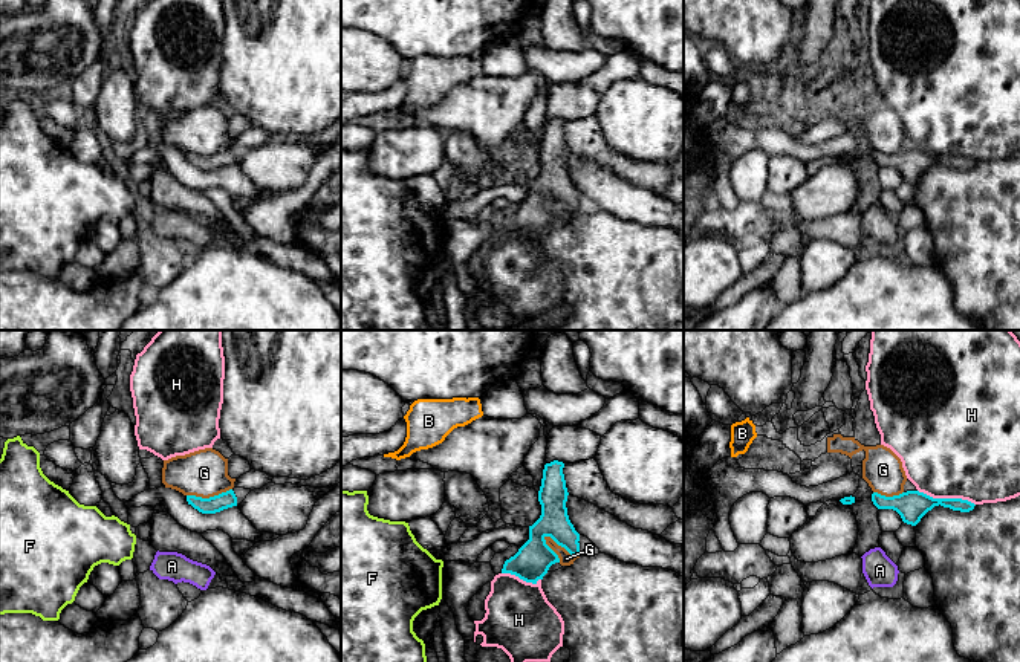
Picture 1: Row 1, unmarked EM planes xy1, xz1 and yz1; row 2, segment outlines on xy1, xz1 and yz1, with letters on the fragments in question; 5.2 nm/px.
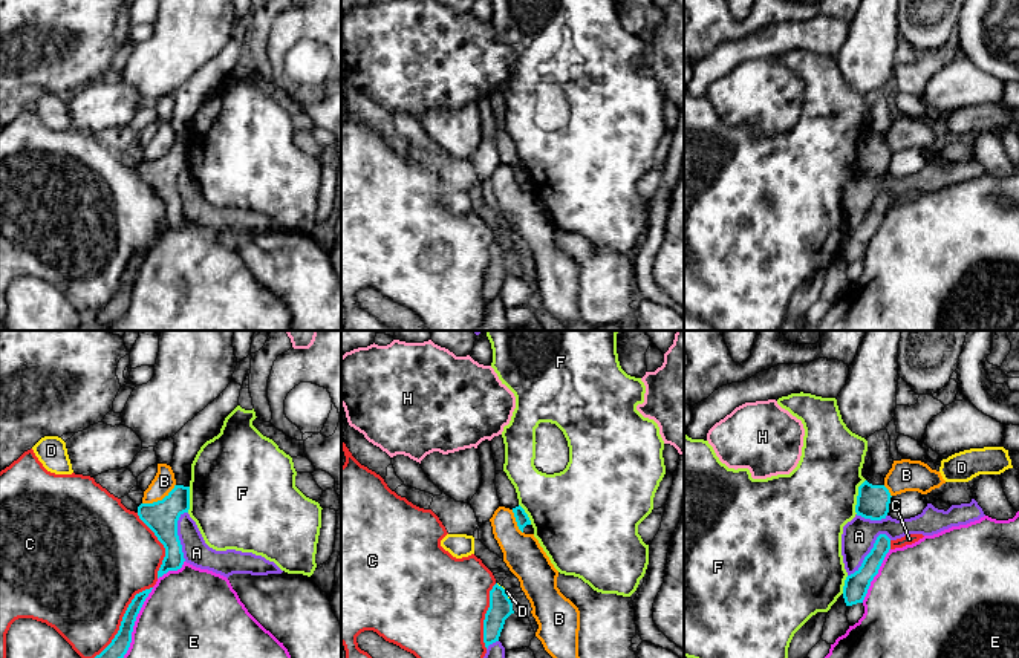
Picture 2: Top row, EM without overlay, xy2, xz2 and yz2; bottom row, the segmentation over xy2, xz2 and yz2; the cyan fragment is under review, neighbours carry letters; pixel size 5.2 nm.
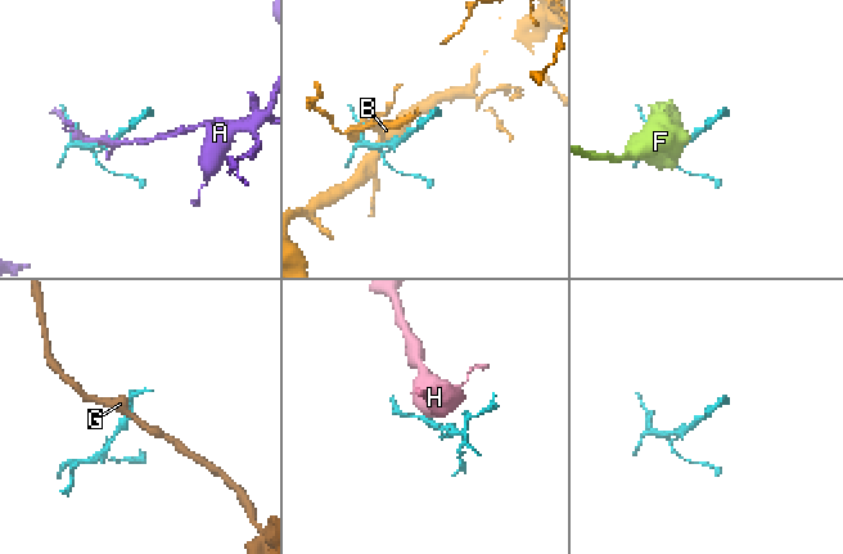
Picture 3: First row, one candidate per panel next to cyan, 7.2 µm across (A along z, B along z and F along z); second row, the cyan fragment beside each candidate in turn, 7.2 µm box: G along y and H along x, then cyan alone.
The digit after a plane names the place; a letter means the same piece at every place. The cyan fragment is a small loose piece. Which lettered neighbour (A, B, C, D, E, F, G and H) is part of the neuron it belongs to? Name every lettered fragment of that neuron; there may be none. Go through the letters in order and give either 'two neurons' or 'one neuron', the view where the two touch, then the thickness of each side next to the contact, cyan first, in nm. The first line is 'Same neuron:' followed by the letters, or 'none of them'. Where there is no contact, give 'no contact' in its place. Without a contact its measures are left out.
Same neuron: none of them
A: two neurons; meets cyan in yz2; 130 nm thick on the cyan side, 180 nm on the other
B: two neurons; meets cyan in xy2; 170 nm thick on the cyan side, 120 nm on the other
C: two neurons; meets cyan in xy2; 100 nm thick on the cyan side, 480 nm on the other
D: two neurons; meets cyan in xz2; 120 nm thick on the cyan side, 20 nm on the other
E: two neurons; meets cyan in xy2; 100 nm thick on the cyan side, 500 nm on the other
F: two neurons; meets cyan in yz2; 180 nm thick on the cyan side, 400 nm on the other
G: two neurons; meets cyan in xz1; 190 nm thick on the cyan side, 70 nm on the other
H: two neurons; meets cyan in yz1; 160 nm thick on the cyan side, 500 nm on the other

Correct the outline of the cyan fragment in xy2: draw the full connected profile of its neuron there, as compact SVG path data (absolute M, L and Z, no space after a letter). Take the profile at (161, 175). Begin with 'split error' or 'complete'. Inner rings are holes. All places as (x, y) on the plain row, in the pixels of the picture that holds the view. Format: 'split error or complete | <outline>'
split error | M233 37L219 55L173 93L174 112L170 124L174 130L176 142L162 158L138 164L139 176L165 205L158 236L168 228L181 226L185 219L177 193L177 178L190 167L191 121L200 104L220 90L225 75L239 63L240 47L242 43Z

